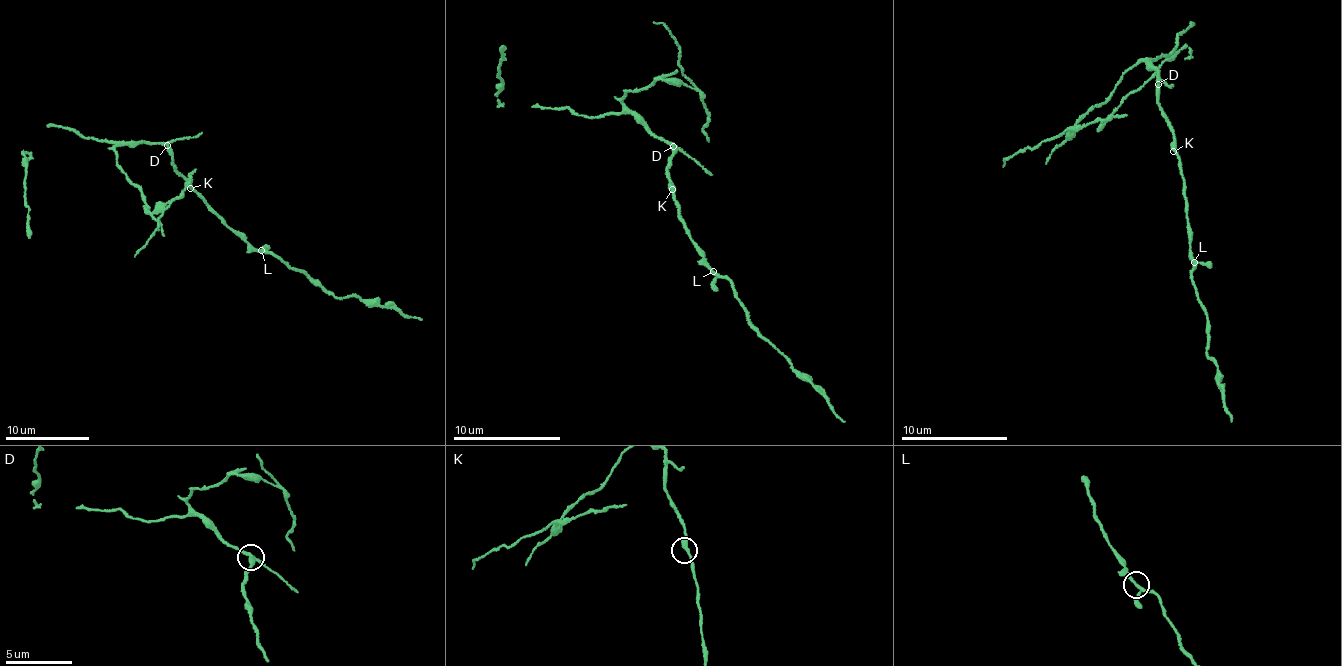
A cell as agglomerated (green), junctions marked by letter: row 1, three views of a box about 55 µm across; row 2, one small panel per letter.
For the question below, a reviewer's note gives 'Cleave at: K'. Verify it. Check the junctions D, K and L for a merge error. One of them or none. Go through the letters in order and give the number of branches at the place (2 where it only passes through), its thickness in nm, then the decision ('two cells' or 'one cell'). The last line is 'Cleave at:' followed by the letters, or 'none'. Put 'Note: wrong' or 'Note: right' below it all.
D: branches 3; calibre 280 nm; two cells
K: branches 2; calibre 320 nm; one cell
L: branches 3; calibre 200 nm; one cell
Cleave at: D
Note: wrong

